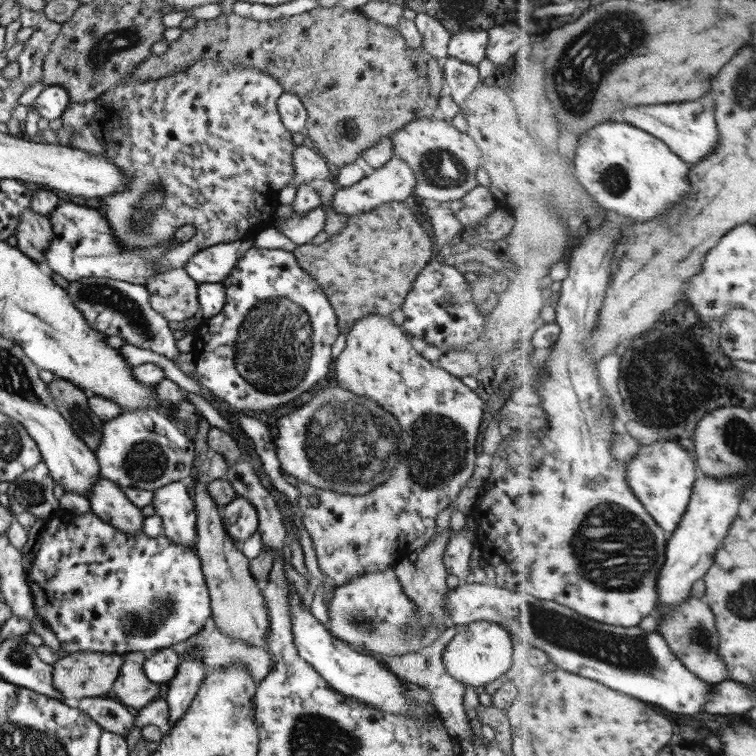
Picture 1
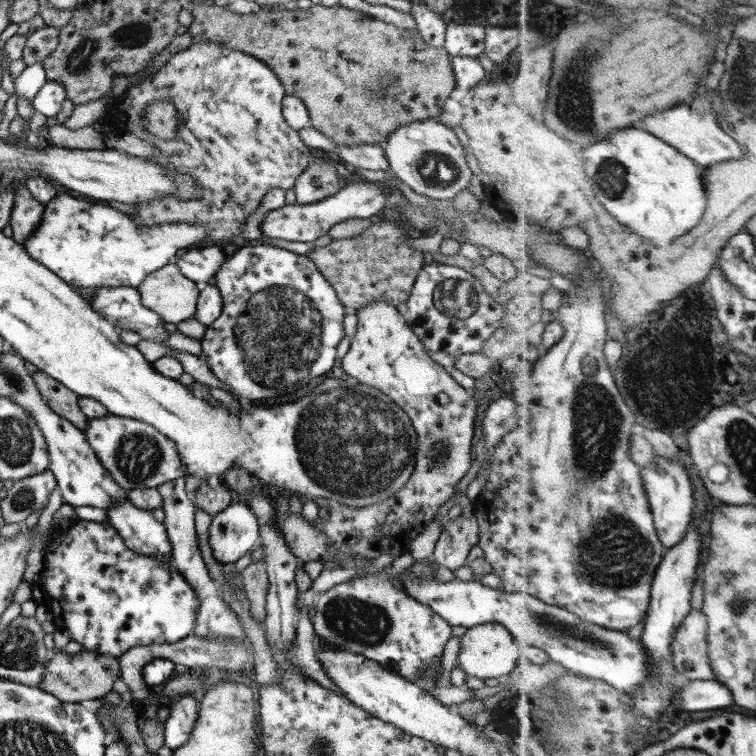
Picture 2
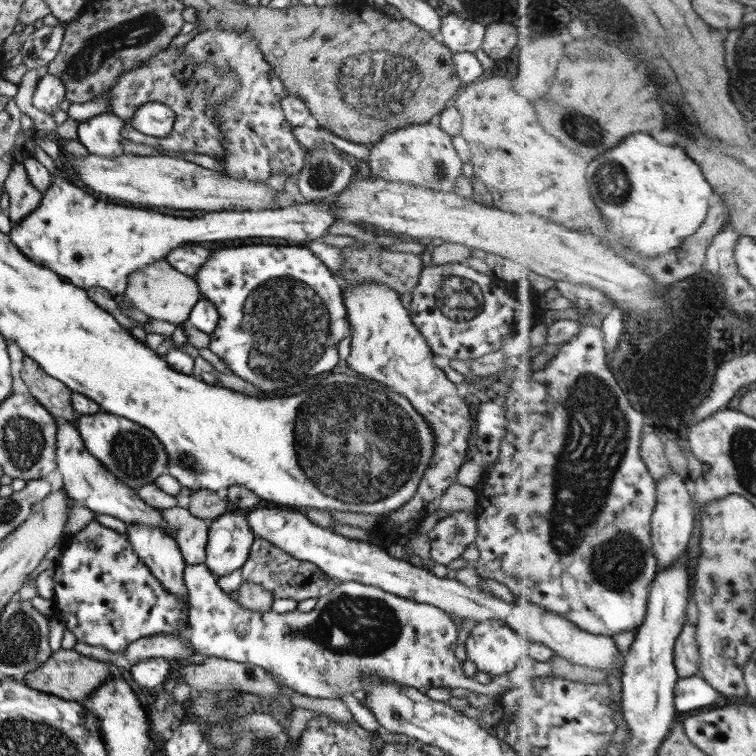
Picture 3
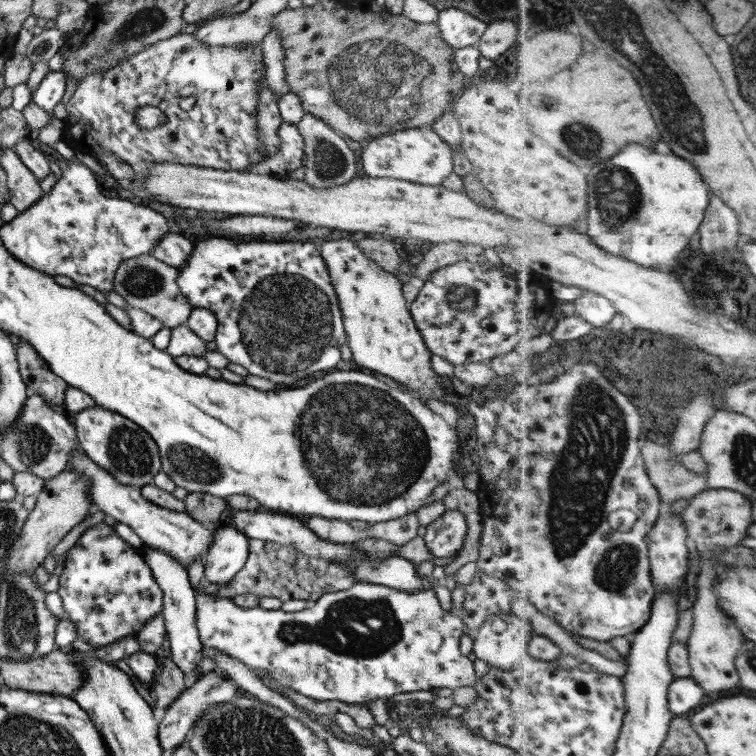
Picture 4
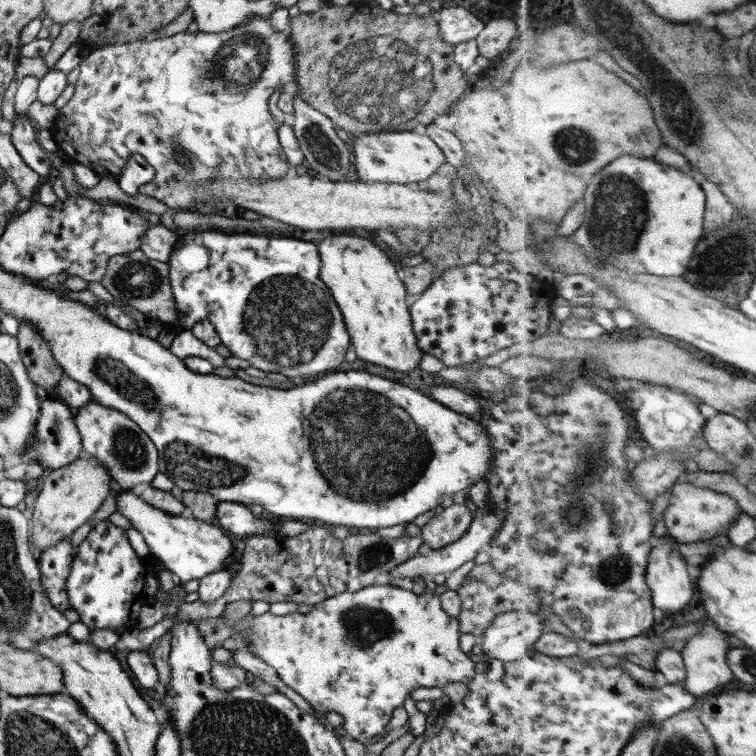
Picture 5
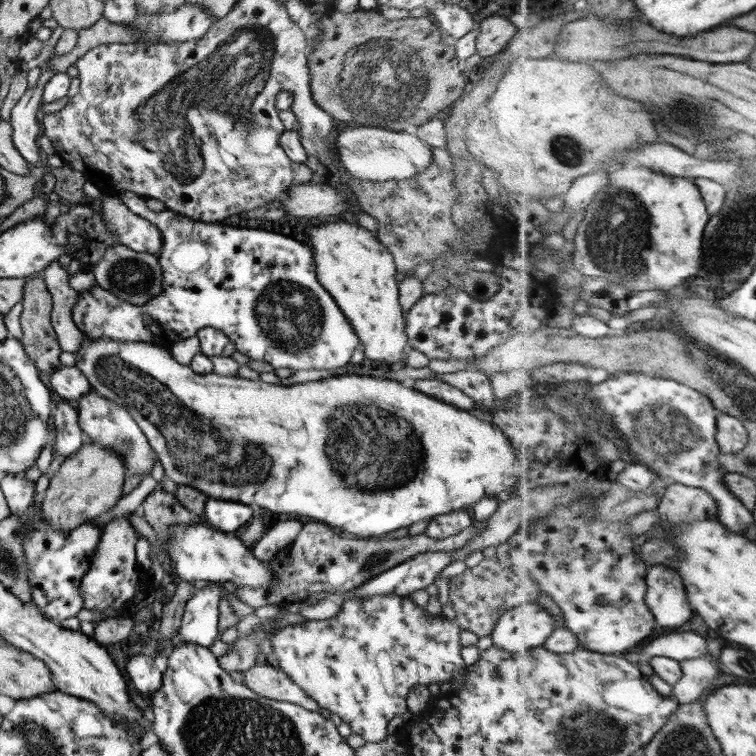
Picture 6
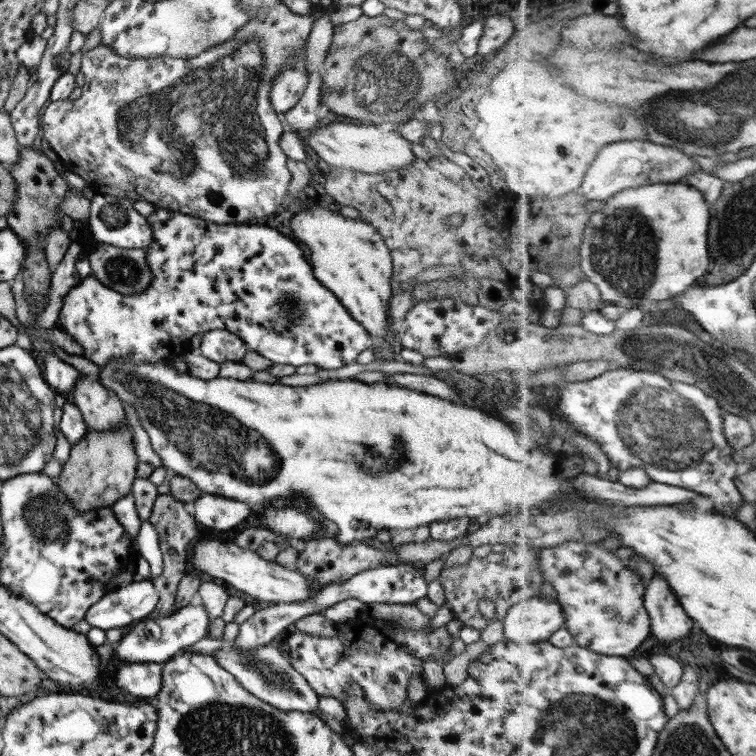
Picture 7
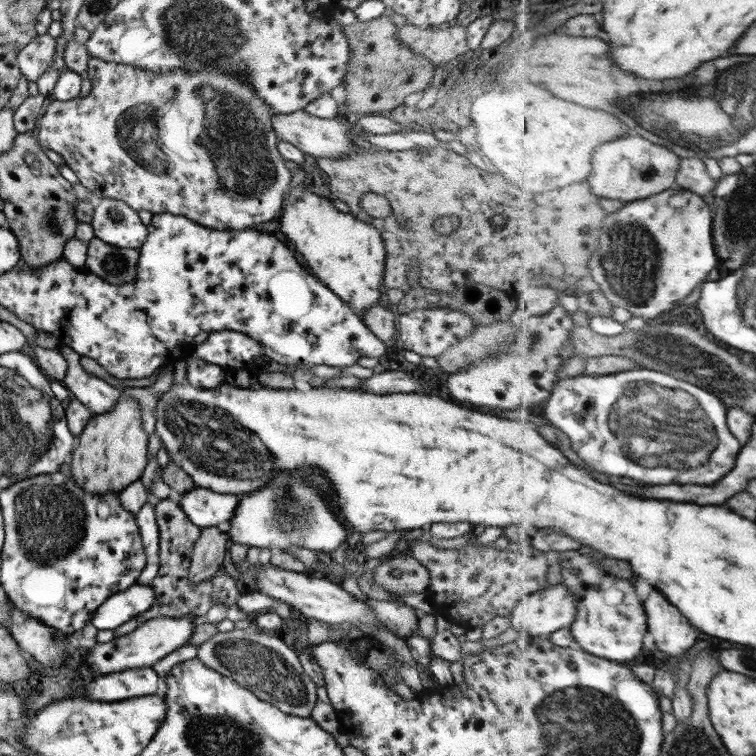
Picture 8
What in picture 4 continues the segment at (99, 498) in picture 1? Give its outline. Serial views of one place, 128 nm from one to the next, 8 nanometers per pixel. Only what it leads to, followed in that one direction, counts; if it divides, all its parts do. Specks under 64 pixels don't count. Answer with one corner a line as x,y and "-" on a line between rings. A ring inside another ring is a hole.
142,544
139,550
163,592
162,614
164,615
166,632
170,641
171,660
184,672
187,682
190,684
195,680
193,676
196,668
198,668
198,662
203,658
201,652
204,645
202,645
198,627
196,627
197,598
195,590
192,588
190,580
188,580
188,571
176,558
172,558
172,556
160,552
160,550
154,550
148,544

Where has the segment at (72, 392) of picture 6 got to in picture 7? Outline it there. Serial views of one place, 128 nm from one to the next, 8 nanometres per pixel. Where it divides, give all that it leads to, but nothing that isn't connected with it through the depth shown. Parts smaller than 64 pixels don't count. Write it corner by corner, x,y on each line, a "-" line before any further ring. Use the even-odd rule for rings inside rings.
54,353
44,356
40,364
49,386
56,392
69,396
76,379
80,377
80,372
74,366
58,358

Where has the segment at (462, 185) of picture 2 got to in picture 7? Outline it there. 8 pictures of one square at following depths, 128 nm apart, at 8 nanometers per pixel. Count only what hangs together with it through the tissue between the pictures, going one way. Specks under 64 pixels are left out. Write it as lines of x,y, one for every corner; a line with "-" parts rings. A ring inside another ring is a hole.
334,122
328,126
305,128
299,124
295,130
304,144
308,144
324,162
332,167
342,167
361,173
376,174
390,171
390,169
402,169
412,165
416,155
412,151
412,142
399,132
380,132
376,126
370,124
346,124
346,122

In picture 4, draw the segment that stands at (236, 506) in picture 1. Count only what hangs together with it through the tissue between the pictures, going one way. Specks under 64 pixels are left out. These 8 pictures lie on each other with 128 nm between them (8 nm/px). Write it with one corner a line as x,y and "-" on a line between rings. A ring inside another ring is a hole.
223,519
214,531
212,546
205,557
204,579
212,584
228,584
246,564
250,539

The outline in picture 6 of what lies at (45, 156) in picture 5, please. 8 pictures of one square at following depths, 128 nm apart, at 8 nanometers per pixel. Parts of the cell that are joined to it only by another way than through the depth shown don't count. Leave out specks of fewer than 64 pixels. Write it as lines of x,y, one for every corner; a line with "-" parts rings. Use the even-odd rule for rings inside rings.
52,54
46,61
46,65
41,68
41,75
34,87
30,87
23,97
16,103
12,109
10,120
8,120
13,129
12,136
14,146
18,152
27,160
28,164
34,166
40,165
42,162
38,148
38,137
42,134
40,122
40,106
44,103
42,100
42,92
44,86
48,84
48,80
57,74
54,67
50,67
48,62
56,56

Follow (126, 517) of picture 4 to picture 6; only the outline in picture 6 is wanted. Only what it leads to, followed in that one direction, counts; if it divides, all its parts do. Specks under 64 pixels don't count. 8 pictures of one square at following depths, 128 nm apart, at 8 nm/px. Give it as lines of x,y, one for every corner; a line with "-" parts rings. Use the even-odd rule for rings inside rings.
176,524
168,540
168,554
177,580
193,583
195,580
208,580
224,583
232,582
236,586
260,588
270,586
276,575
268,565
264,565
254,556
253,549
247,547
234,534
208,528
202,524

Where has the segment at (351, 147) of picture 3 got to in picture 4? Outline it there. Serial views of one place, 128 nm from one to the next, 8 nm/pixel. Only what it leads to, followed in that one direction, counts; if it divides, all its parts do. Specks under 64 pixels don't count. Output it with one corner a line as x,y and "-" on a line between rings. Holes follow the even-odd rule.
283,120
278,130
278,138
280,138
280,149
266,160
252,166
249,172
288,178
291,172
304,164
306,144
297,126

